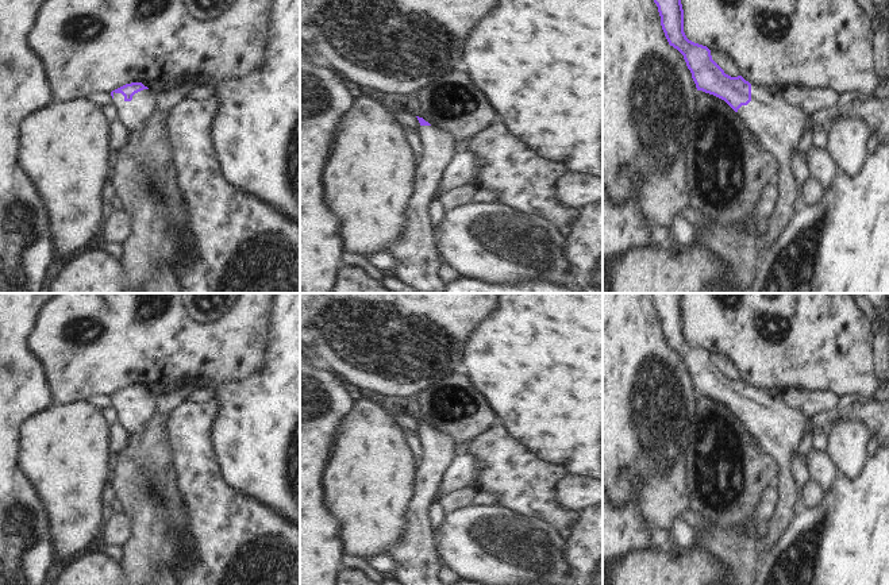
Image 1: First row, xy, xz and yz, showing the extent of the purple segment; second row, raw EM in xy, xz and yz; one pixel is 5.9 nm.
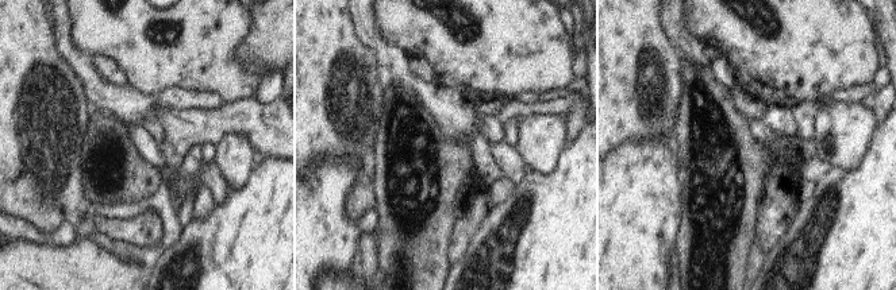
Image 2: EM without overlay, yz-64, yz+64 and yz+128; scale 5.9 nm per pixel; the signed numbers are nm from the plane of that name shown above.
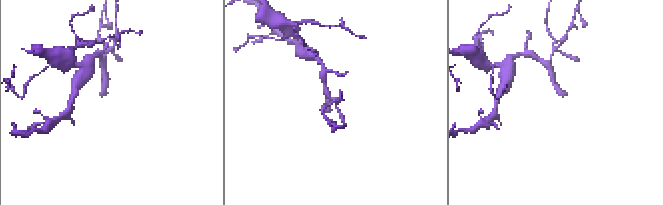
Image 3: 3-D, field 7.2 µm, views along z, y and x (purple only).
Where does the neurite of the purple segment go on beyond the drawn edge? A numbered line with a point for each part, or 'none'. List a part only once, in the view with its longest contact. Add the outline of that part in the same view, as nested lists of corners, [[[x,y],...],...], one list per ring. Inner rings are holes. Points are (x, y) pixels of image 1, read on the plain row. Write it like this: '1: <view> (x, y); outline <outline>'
1: xy (134, 416); outline [[[150,392],[135,396],[131,404],[126,404],[122,396],[113,395],[112,405],[118,412],[118,422],[128,434],[141,431],[155,413],[155,404]]]

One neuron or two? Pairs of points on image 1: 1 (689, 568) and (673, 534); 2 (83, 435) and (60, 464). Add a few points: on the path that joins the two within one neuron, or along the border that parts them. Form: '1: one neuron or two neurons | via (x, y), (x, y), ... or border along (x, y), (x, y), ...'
1: two neurons | border along (692, 543), (682, 550)
2: one neuron | via (76, 442), (64, 457)

